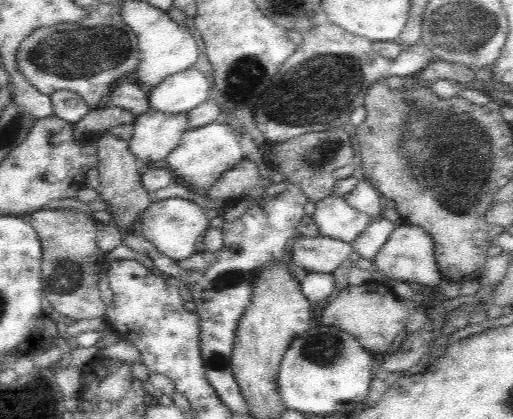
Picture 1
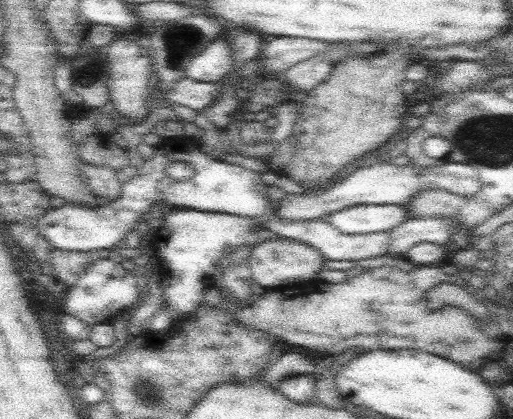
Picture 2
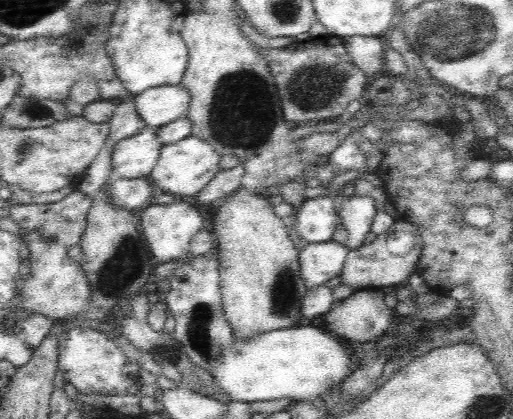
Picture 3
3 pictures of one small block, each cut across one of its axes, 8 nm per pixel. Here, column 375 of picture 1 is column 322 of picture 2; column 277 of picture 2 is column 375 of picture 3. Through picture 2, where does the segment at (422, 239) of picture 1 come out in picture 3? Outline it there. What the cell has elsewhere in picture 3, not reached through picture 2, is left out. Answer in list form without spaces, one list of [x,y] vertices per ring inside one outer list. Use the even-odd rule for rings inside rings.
[[[396,219],[389,230],[394,230],[394,232],[398,232],[398,230],[400,232],[414,232],[414,248],[406,256],[392,256],[392,254],[388,254],[386,246],[384,246],[384,235],[379,234],[370,244],[364,243],[360,248],[355,248],[347,252],[342,270],[339,274],[340,278],[342,278],[342,283],[354,289],[390,287],[400,284],[400,282],[415,273],[415,266],[422,250],[422,239],[417,232],[417,227],[411,222]]]

